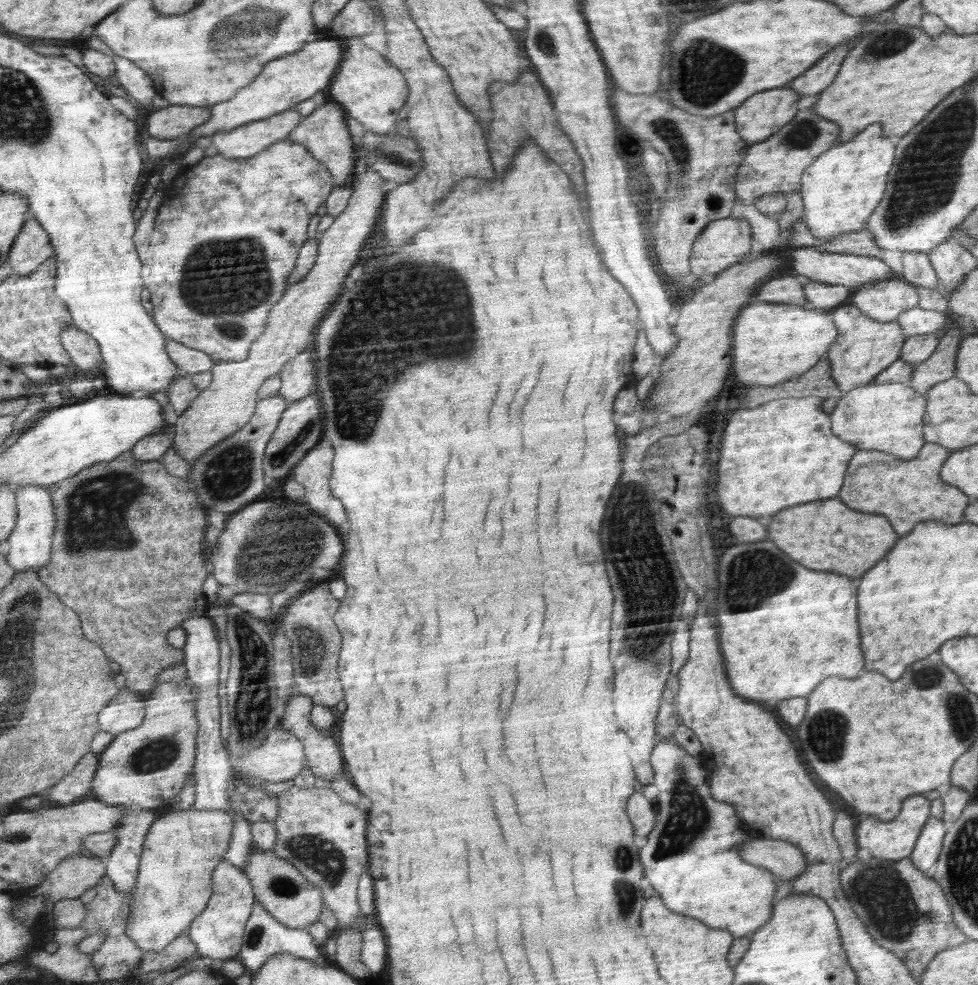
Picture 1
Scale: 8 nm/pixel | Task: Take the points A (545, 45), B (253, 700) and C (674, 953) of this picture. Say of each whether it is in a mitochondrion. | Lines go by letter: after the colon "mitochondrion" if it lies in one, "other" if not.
A: mitochondrion
B: mitochondrion
C: other

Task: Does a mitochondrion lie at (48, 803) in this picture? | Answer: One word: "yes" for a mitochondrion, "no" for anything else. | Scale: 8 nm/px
no

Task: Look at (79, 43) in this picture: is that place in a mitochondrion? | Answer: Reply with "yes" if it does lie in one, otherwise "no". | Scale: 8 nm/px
no

